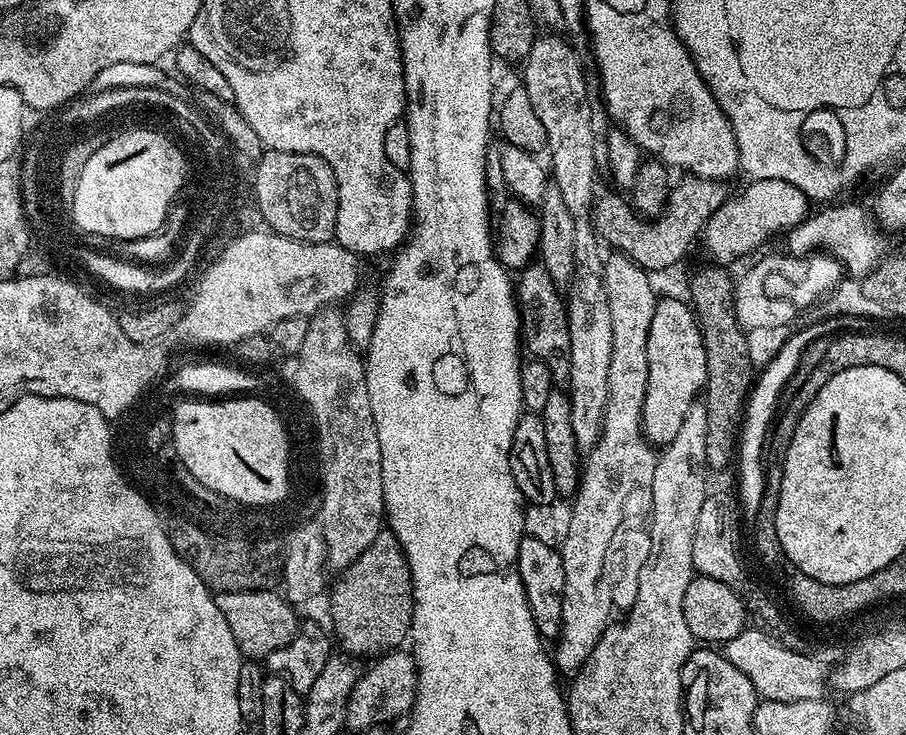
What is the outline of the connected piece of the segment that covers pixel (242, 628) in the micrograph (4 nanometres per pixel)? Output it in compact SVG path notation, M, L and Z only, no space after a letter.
M279 591L217 592L216 605L222 610L241 653L248 658L267 658L274 650L282 650L297 634L297 609Z

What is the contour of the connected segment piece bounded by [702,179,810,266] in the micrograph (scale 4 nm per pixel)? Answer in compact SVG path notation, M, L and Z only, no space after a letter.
M762 179L749 183L749 187L738 196L729 197L726 203L718 208L711 215L711 218L705 224L702 233L702 244L706 246L707 252L715 259L715 263L722 266L728 266L728 263L736 261L742 256L748 255L756 248L760 247L766 238L782 231L789 232L805 221L810 214L810 201L808 196L796 186L788 182L781 182L778 179Z

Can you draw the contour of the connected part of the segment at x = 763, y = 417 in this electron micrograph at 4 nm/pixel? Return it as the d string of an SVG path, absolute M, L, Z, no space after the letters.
M812 324L809 328L804 328L801 332L796 332L776 353L772 356L772 361L764 368L764 373L759 373L758 379L753 383L752 391L748 397L746 405L746 415L744 427L738 445L738 464L740 460L740 492L738 500L743 511L756 512L760 508L760 503L764 500L764 464L760 461L760 455L764 452L764 435L768 432L768 423L772 420L772 411L776 408L776 399L780 396L780 391L788 384L788 379L796 372L796 367L800 364L800 359L804 356L804 351L811 346L815 340L820 340L823 336L831 337L832 328L828 324Z

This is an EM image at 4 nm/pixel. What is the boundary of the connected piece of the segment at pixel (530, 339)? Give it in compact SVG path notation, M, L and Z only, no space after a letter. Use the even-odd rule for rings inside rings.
M532 262L524 267L528 268L521 270L520 280L518 276L514 284L516 302L520 309L523 347L529 357L547 366L557 385L567 385L570 374L570 326L565 299L544 264Z

